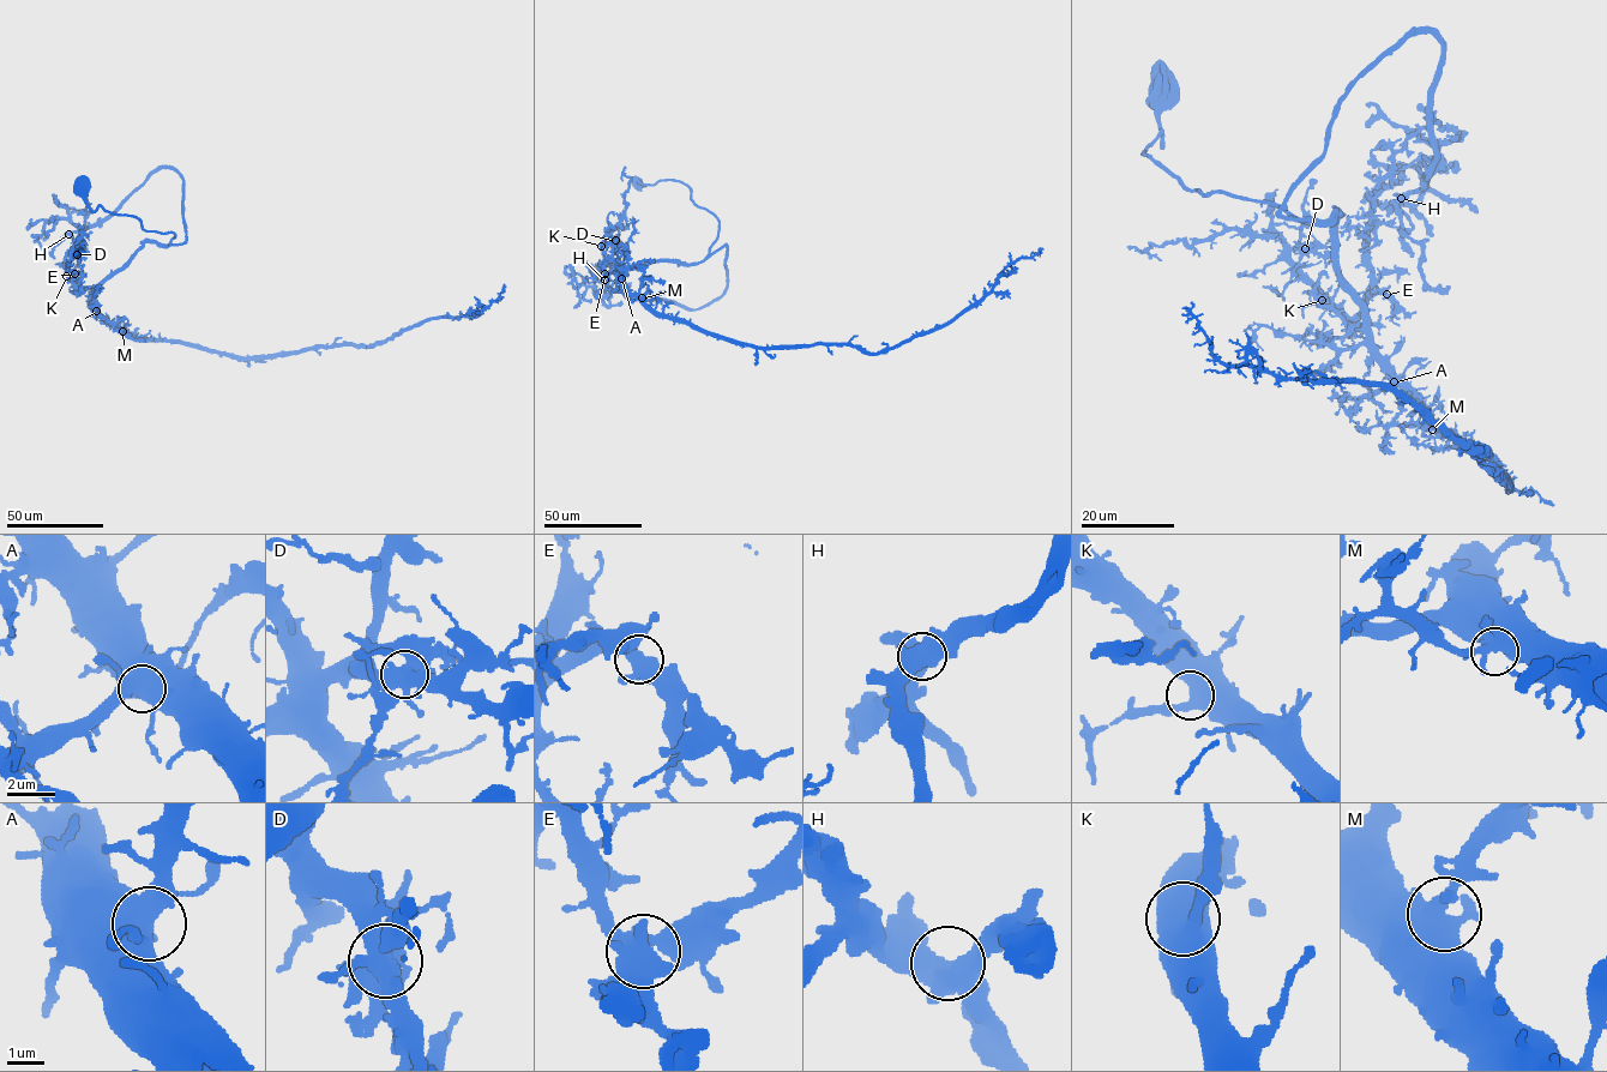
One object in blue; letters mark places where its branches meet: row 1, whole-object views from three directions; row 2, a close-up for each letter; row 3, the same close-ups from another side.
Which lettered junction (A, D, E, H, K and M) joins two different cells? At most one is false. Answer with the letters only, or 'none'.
D

